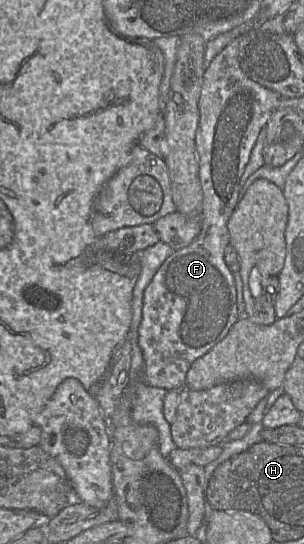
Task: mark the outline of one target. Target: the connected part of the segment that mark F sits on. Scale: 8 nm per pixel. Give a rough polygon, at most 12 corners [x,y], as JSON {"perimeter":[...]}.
{"perimeter":[[239,38],[205,70],[202,229],[144,291],[141,380],[185,387],[242,317],[228,221],[281,97]]}

